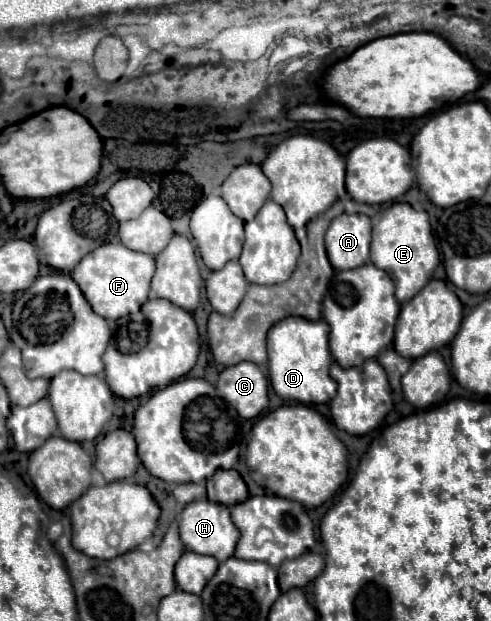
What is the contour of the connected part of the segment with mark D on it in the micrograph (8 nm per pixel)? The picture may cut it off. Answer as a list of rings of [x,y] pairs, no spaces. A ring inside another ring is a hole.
[[[287,316],[275,322],[267,334],[267,354],[269,354],[269,380],[277,396],[283,400],[297,400],[301,404],[325,404],[335,392],[337,384],[329,376],[329,366],[333,362],[327,344],[327,322],[307,320],[301,316]]]

